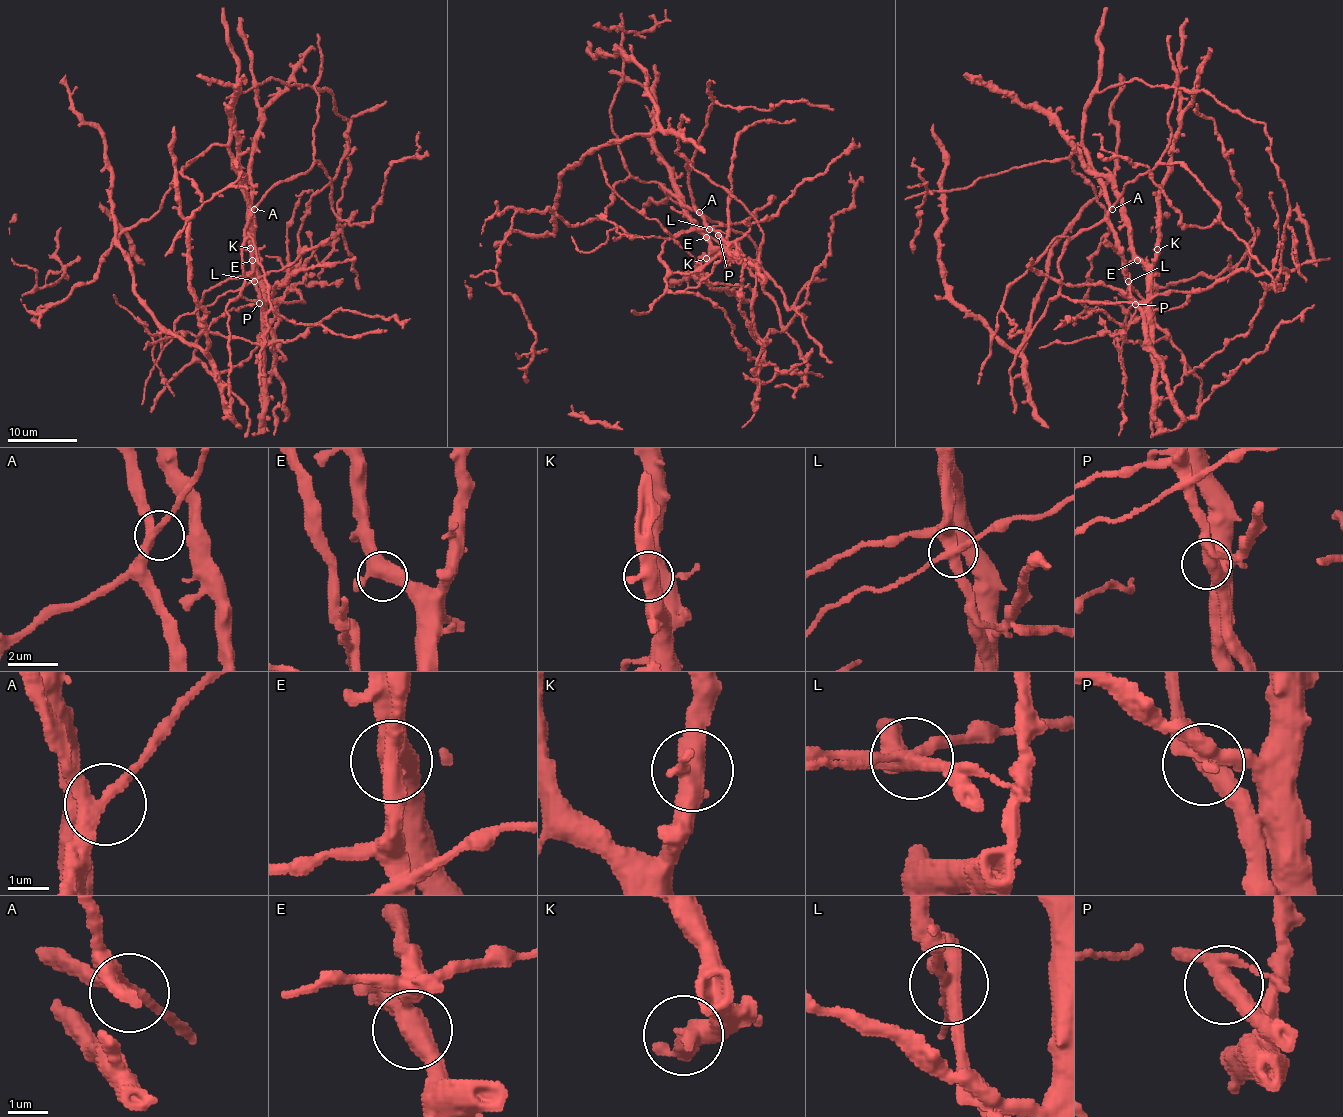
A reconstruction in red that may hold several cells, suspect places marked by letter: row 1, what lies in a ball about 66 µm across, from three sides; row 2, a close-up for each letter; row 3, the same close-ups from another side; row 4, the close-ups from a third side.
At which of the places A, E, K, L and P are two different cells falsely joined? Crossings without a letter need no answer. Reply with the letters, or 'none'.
L

